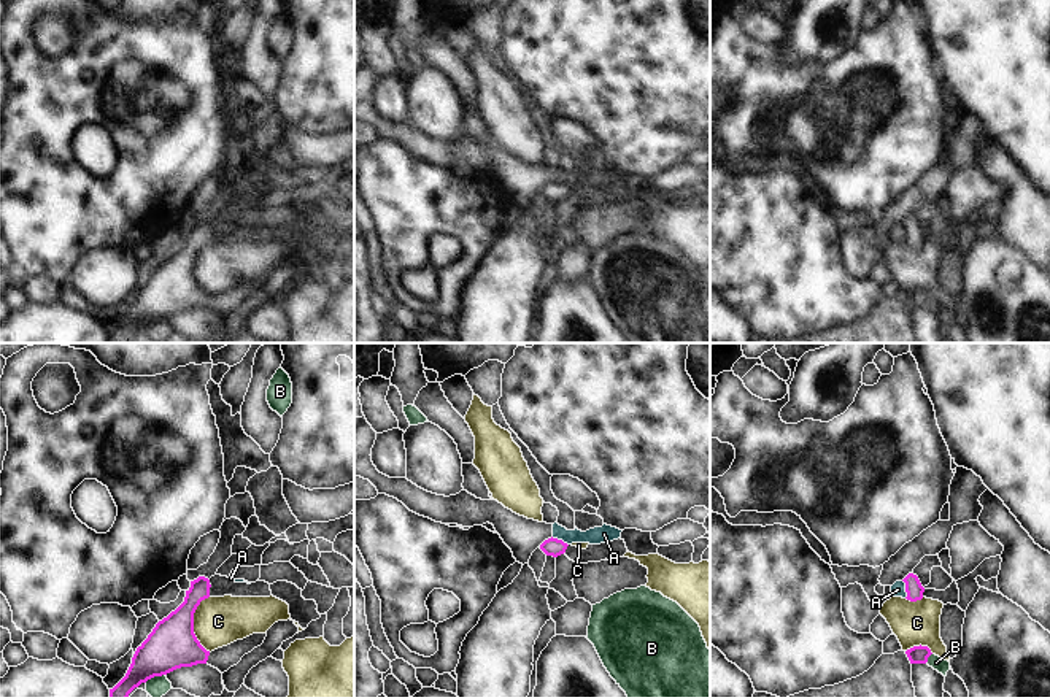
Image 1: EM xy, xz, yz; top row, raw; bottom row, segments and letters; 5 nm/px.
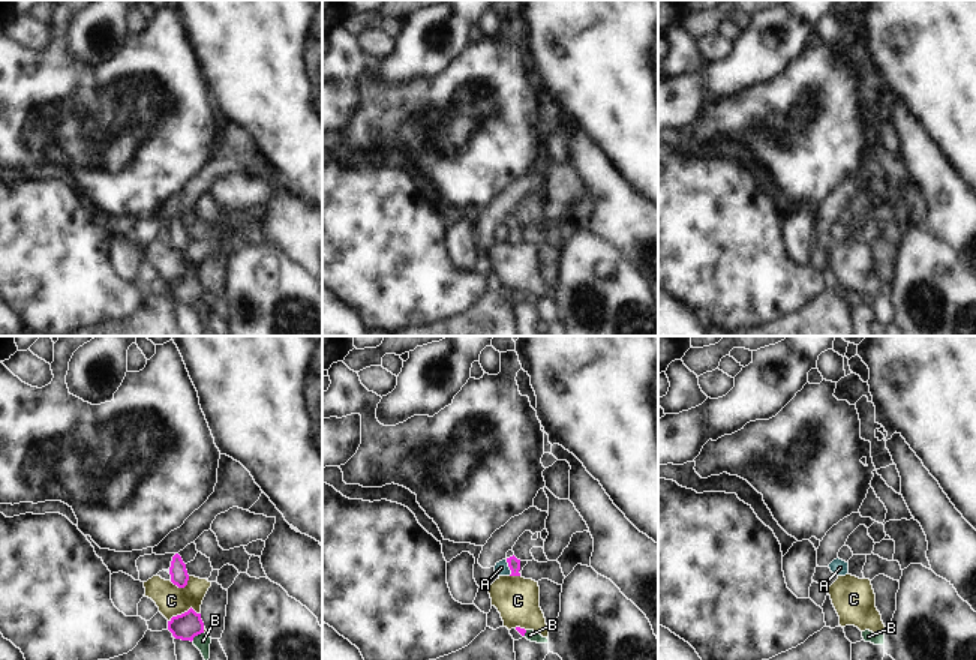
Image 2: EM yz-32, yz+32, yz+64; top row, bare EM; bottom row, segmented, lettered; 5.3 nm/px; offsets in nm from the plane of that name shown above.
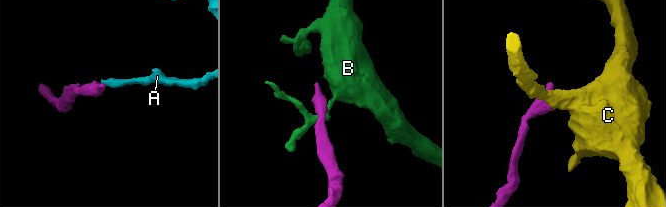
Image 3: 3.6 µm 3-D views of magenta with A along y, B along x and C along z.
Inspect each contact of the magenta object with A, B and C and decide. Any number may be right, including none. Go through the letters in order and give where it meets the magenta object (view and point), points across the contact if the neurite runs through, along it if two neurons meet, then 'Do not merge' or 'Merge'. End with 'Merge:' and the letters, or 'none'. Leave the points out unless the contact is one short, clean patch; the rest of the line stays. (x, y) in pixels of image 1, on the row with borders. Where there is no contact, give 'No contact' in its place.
A: Touches magenta at yz (906, 589). Boundary: yz (903, 580), (906, 597). Do not merge
B: Touches magenta at yz (928, 656). Boundary: yz (931, 653), (925, 662). Do not merge
C: Touches magenta at xy (193, 624). Boundary: xy (208, 596), (194, 613), (194, 635), (210, 651). Do not merge
Merge: none.

